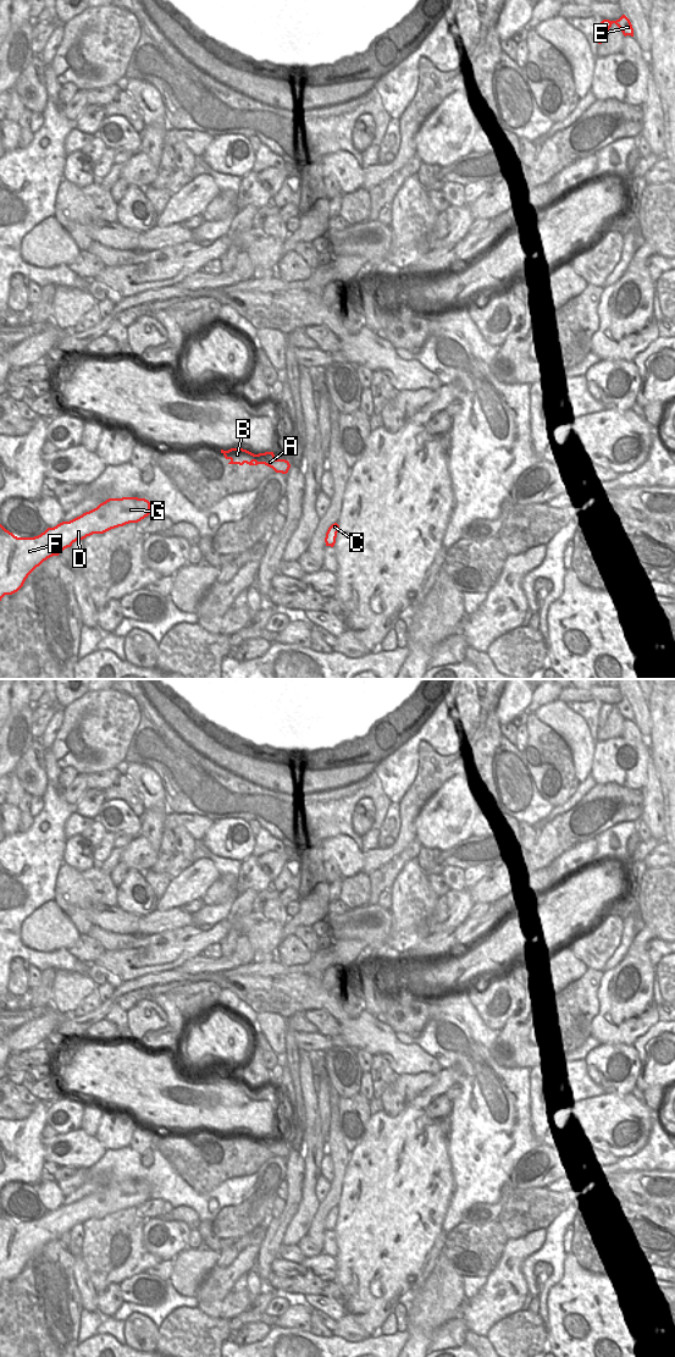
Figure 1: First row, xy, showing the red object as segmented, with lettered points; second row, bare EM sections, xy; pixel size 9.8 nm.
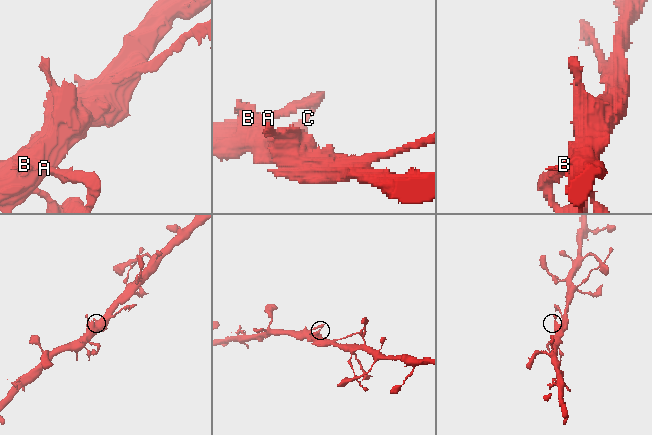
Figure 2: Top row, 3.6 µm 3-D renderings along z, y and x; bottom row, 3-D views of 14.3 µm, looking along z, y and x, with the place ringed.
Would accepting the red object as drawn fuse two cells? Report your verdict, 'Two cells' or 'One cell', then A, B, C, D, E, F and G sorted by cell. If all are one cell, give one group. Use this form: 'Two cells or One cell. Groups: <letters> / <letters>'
One cell. Groups: A B C D E F G

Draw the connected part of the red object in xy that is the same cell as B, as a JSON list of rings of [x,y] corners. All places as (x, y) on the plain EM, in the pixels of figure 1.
[[[231,1132],[228,1135],[221,1133],[221,1137],[225,1140],[226,1143],[231,1144],[228,1148],[239,1148],[239,1149],[243,1149],[244,1147],[249,1149],[265,1148],[272,1152],[276,1157],[282,1158],[287,1158],[291,1152],[288,1144],[277,1143],[273,1136],[254,1138],[243,1132]]]

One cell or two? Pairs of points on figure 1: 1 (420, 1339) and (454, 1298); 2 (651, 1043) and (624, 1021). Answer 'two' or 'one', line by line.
1: one
2: two

